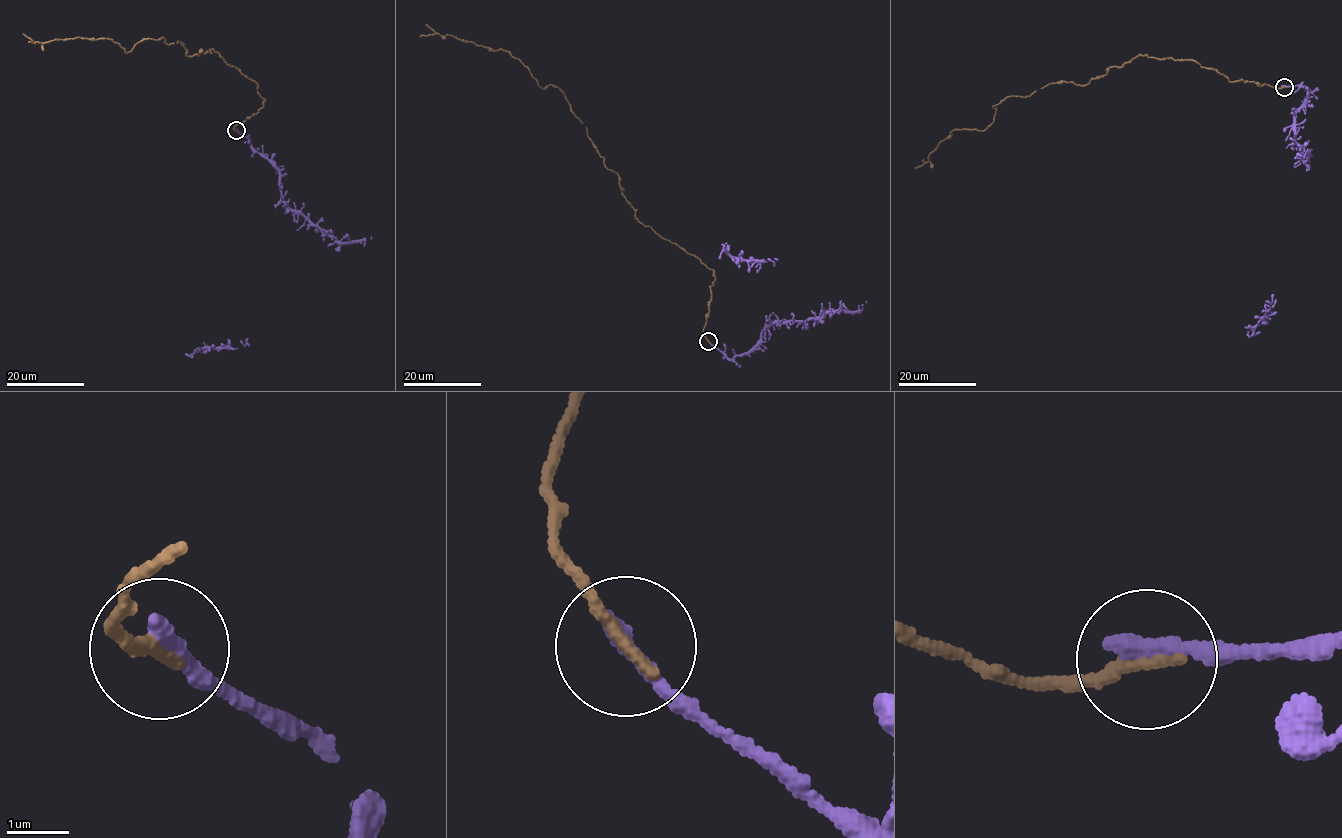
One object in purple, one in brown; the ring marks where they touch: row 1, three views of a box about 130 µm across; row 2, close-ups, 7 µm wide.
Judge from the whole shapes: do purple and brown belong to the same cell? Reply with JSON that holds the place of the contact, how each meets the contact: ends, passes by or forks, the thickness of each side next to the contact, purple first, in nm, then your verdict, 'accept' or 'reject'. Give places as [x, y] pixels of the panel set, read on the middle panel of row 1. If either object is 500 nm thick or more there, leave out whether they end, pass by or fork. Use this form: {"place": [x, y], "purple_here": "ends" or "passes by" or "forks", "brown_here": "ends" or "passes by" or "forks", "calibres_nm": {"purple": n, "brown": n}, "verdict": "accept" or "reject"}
{"place": [708, 341], "purple_here": "ends", "brown_here": "ends", "calibres_nm": {"purple": 320, "brown": 240}, "verdict": "reject"}

